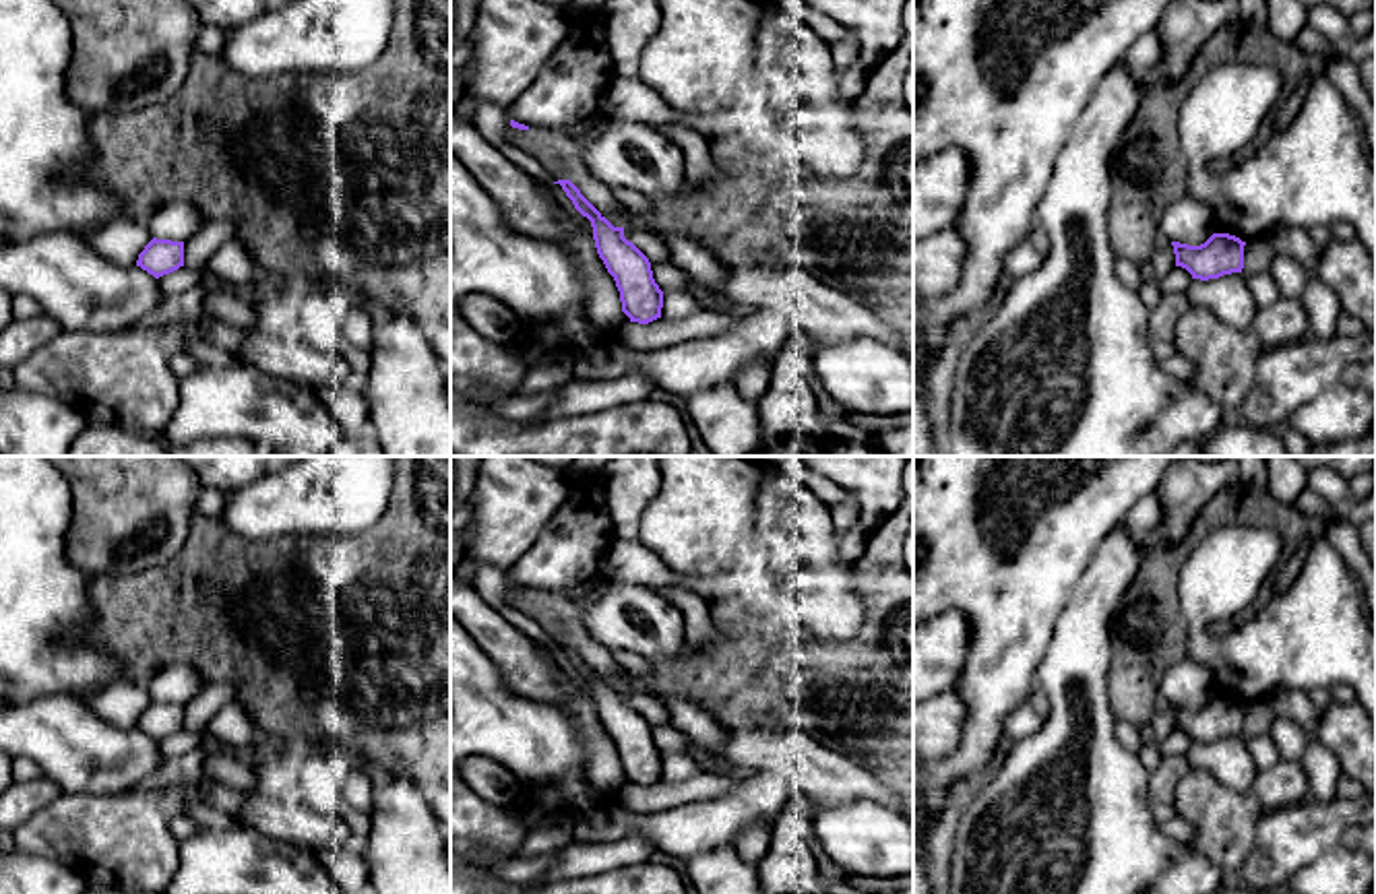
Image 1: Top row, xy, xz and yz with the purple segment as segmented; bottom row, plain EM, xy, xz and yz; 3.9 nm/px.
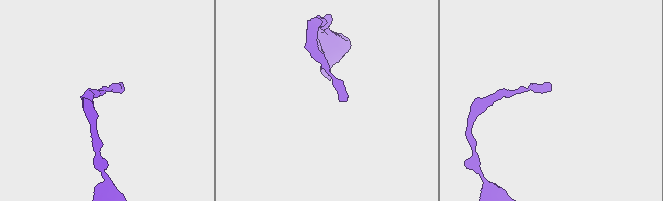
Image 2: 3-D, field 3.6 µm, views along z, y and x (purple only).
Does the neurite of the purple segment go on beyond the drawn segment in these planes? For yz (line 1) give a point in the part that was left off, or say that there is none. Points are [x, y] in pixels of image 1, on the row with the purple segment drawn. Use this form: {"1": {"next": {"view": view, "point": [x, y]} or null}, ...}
{"1": {"next": null}}

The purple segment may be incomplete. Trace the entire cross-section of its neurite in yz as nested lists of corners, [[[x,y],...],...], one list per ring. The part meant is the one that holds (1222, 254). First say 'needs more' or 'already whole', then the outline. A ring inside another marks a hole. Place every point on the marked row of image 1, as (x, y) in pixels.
already whole; [[[1213,233],[1200,246],[1180,242],[1171,242],[1171,246],[1176,266],[1186,268],[1192,279],[1209,281],[1231,273],[1242,273],[1244,268],[1246,242],[1229,233]]]

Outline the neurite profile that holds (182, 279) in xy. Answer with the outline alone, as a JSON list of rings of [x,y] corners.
[[[180,266],[157,279],[161,295],[180,295],[207,279],[205,270]]]

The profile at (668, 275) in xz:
[[[671,260],[669,262],[655,262],[655,264],[651,264],[651,270],[653,270],[655,283],[659,285],[659,289],[663,293],[688,289],[690,279]]]

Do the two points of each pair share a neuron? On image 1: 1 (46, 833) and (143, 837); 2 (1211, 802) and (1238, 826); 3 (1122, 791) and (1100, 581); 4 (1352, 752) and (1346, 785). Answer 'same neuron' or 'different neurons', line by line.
1: same neuron
2: same neuron
3: same neuron
4: different neurons

